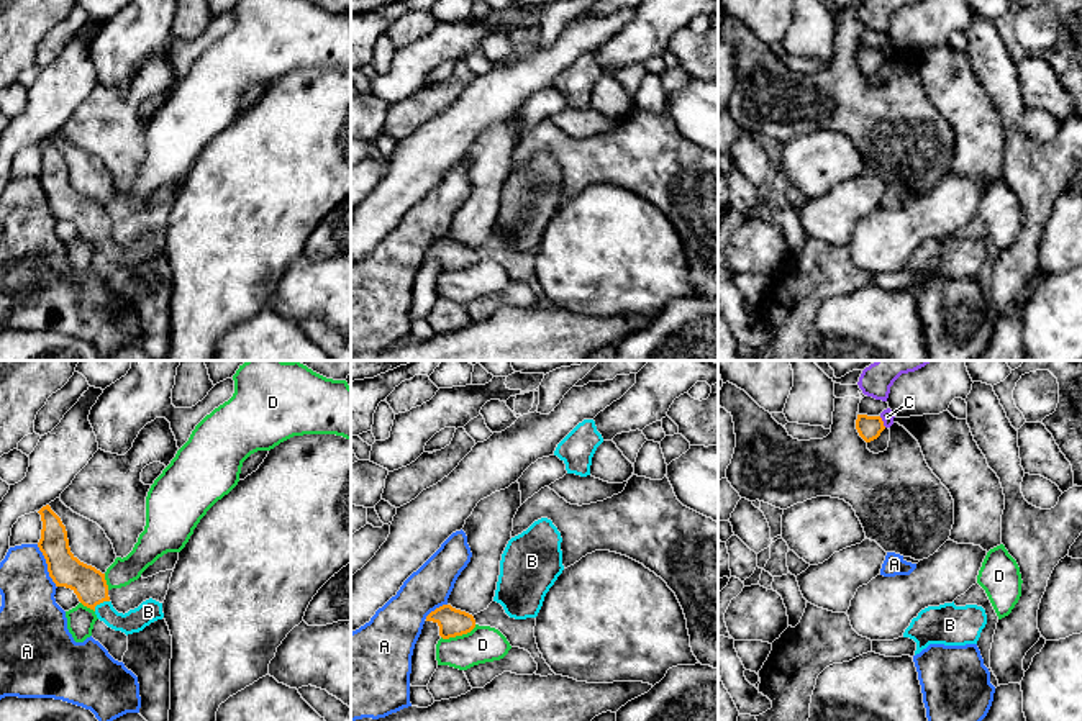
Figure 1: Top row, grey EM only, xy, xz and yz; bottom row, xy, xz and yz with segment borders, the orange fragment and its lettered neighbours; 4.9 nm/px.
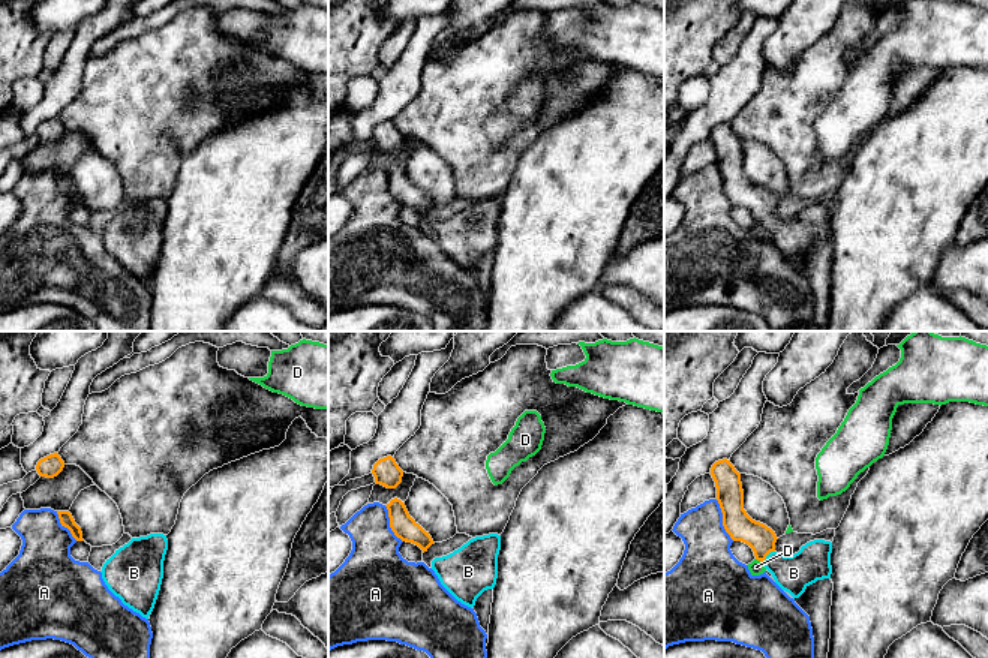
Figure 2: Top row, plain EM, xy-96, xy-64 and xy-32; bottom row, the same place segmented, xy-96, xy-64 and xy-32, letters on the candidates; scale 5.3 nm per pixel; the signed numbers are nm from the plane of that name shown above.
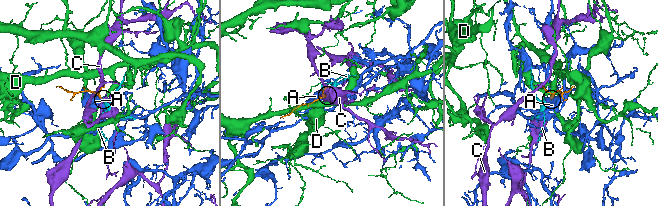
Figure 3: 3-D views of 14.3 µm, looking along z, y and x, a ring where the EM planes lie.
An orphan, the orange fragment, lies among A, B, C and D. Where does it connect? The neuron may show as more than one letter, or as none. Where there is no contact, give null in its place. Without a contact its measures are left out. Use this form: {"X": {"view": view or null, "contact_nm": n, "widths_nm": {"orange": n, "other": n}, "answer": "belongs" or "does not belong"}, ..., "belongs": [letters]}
{"A": {"view": "xy", "contact_nm": 240, "widths_nm": {"orange": 160, "other": 280}, "answer": "does not belong"}, "B": {"view": "xy", "contact_nm": 90, "widths_nm": {"orange": 160, "other": 110}, "answer": "belongs"}, "C": {"view": "yz", "contact_nm": 70, "widths_nm": {"orange": 120, "other": 70}, "answer": "does not belong"}, "D": {"view": "xz", "contact_nm": 190, "widths_nm": {"orange": 140, "other": 180}, "answer": "does not belong"}, "belongs": ["B"]}

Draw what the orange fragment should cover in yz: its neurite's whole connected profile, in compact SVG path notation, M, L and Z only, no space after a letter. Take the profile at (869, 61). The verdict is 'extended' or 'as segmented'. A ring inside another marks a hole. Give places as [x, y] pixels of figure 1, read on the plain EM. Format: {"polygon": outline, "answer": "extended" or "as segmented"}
{"polygon": "M857 48L856 62L866 75L871 75L880 69L885 59L880 49Z", "answer": "as segmented"}

